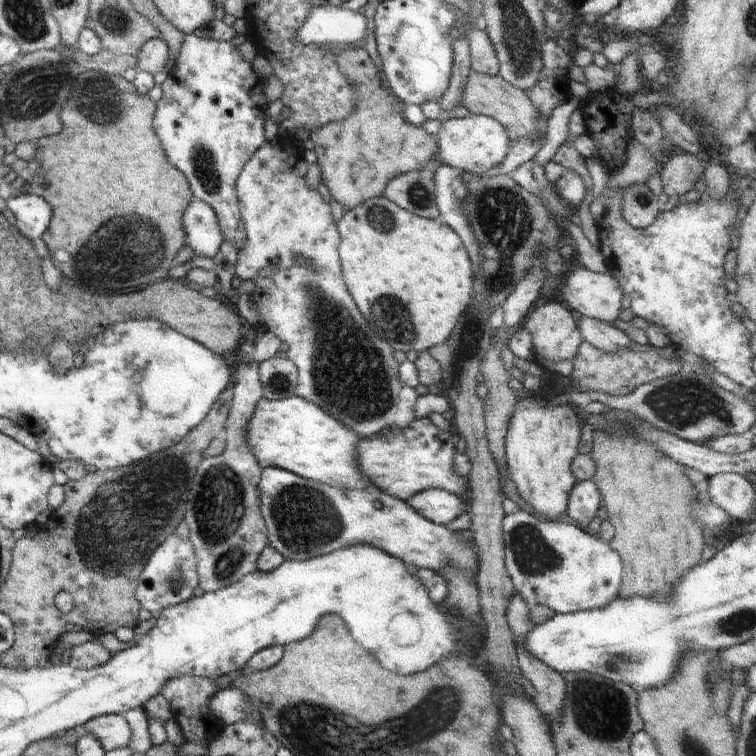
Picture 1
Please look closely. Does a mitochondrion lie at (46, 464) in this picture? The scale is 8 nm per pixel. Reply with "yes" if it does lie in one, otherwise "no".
no

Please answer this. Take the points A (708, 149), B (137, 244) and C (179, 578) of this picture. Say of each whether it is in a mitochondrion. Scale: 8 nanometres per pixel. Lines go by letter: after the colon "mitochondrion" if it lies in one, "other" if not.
A: other
B: mitochondrion
C: mitochondrion

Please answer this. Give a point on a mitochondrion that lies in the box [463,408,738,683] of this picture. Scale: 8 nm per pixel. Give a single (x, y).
(533, 554)

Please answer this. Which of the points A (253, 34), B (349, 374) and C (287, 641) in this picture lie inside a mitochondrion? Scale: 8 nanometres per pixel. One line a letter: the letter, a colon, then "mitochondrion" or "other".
A: other
B: mitochondrion
C: other

